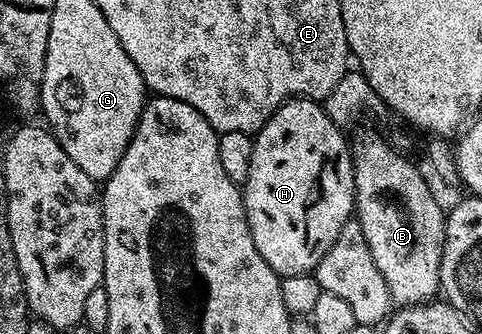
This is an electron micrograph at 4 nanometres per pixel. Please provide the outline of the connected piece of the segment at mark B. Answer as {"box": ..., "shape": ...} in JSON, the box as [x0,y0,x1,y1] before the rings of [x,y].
{"box":[351,132,446,306],"shape":[[[361,132],[351,140],[353,157],[353,199],[355,219],[367,238],[371,258],[379,266],[383,280],[387,282],[390,301],[397,306],[424,304],[438,295],[441,287],[441,259],[445,241],[446,213],[441,212],[441,204],[433,197],[425,176],[404,156],[396,152],[377,132]]]}

